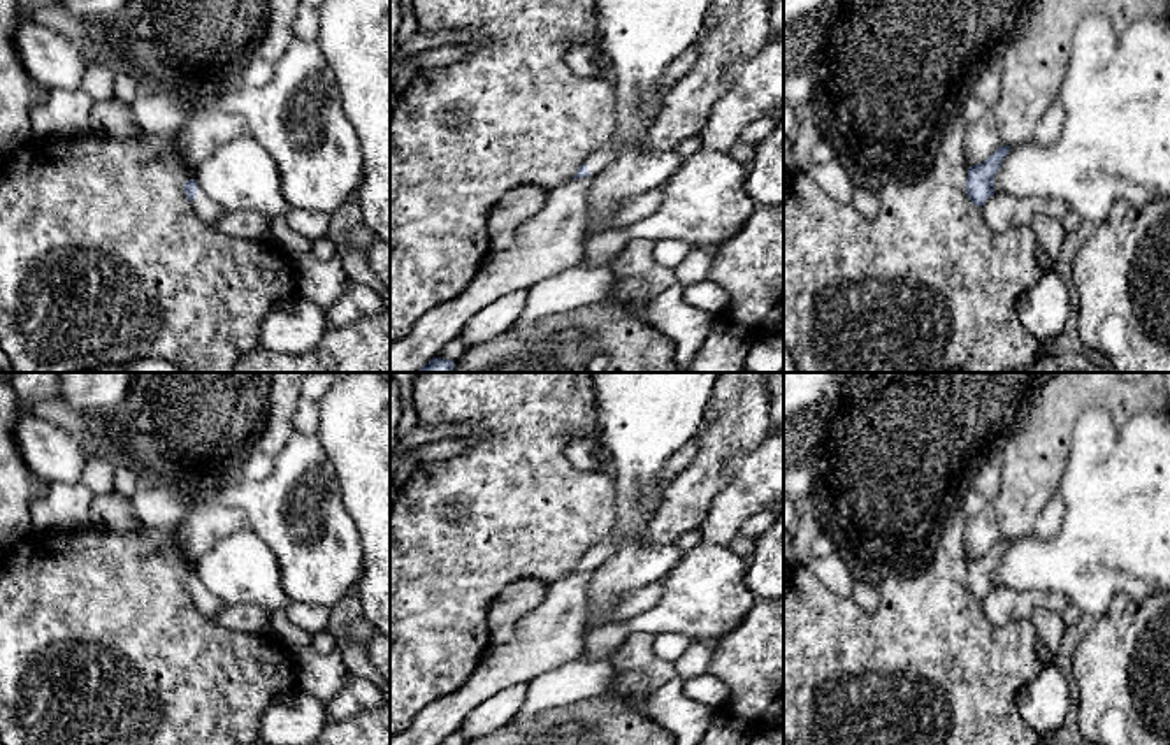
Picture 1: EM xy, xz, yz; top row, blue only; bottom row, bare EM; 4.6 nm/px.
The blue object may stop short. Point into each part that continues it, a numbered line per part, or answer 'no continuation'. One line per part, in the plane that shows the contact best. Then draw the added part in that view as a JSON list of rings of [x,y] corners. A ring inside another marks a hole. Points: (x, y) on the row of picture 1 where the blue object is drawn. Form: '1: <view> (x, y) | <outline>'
1: xy (209, 211) | [[[200,188],[195,200],[191,202],[193,211],[206,221],[214,223],[227,211],[214,204]]]

